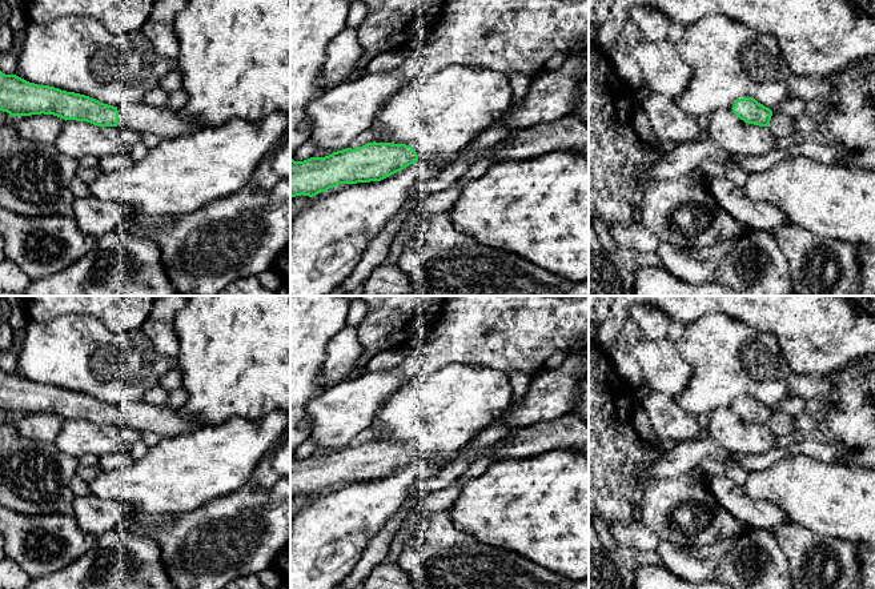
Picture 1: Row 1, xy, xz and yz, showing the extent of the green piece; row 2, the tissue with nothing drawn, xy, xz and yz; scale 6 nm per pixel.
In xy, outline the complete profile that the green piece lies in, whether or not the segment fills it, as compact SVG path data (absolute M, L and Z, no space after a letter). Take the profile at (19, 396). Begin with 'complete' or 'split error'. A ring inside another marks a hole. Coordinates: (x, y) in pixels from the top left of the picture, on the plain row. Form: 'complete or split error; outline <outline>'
split error; outline M0 369L0 409L11 414L53 413L99 425L120 425L139 432L153 432L160 437L176 437L204 428L196 416L185 418L180 409L143 400L119 405L100 401L85 393L29 381Z

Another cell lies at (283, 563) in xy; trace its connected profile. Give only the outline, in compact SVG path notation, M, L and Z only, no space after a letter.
M290 545L277 556L276 565L284 585L290 585Z

